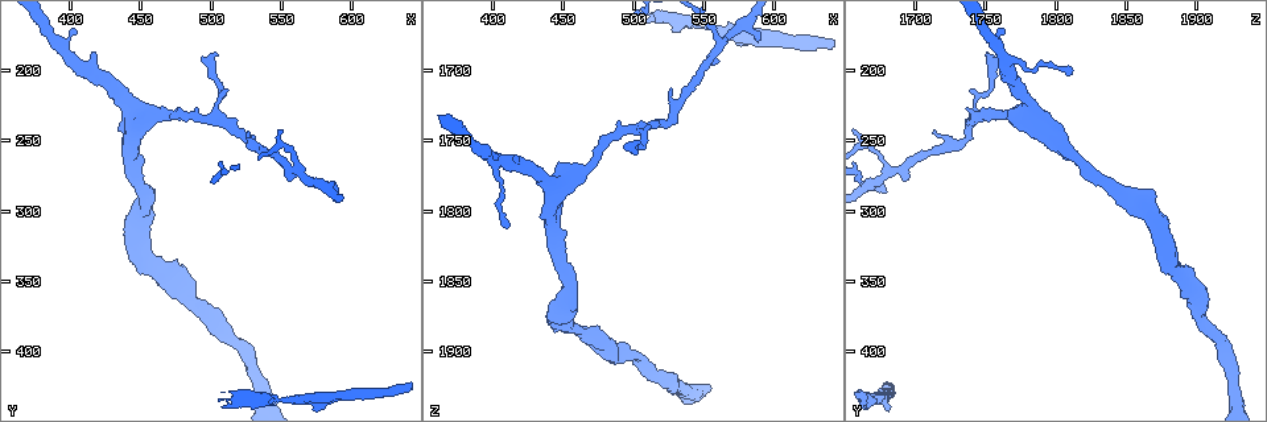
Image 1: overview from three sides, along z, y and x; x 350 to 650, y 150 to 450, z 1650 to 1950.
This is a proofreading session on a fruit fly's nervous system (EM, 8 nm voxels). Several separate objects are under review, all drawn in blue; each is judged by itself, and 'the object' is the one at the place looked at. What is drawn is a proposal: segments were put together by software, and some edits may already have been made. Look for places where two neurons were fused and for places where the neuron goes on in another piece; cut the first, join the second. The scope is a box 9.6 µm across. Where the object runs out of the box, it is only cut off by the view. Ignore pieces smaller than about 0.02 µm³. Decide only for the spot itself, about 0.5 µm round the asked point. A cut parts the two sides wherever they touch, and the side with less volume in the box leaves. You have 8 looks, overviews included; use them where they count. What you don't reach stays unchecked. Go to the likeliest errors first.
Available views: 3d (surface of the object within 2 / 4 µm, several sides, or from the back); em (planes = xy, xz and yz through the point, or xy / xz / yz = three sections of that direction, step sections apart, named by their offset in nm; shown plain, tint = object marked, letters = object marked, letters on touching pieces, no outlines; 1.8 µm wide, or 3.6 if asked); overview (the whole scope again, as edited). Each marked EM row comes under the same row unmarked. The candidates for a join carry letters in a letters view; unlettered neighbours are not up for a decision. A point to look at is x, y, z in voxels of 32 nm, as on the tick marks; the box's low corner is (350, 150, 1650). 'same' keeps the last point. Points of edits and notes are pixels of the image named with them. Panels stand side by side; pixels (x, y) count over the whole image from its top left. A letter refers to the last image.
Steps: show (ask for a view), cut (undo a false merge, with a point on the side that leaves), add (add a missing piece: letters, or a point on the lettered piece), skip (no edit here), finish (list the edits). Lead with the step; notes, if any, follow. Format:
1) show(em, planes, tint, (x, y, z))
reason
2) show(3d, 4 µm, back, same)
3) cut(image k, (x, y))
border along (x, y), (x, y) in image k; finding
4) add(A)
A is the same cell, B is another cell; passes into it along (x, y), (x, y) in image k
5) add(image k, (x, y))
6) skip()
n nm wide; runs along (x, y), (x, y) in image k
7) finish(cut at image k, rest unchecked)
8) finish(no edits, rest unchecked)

show(em, planes, letters, (506, 188, 1750))
thin end

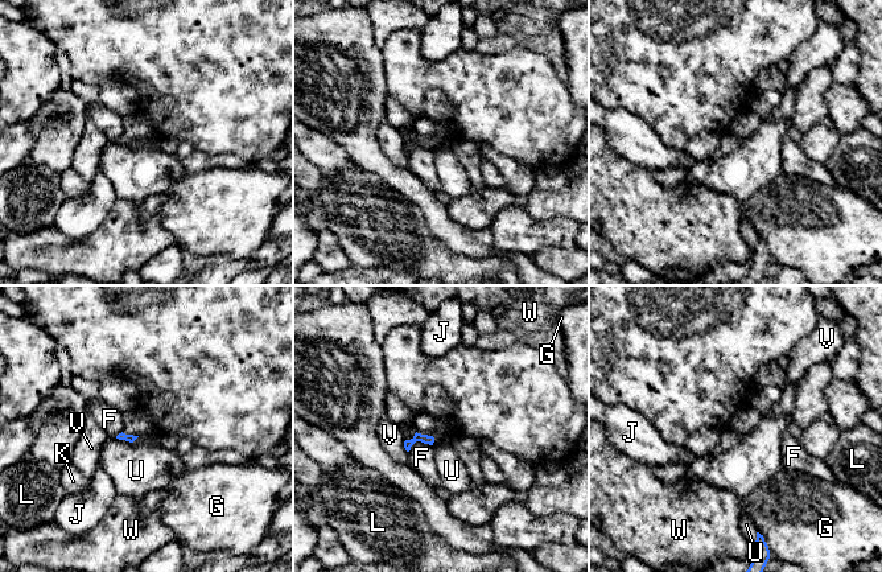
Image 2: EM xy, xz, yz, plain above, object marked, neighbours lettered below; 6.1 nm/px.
skip()
F, G, J, K, L, U, V and W are other cells; border along (115, 437), (132, 443) in image 2; no lettered piece goes on from it

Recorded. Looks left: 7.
show(em, 3.6 µm, planes, letters, (560, 270, 1684))
a fork

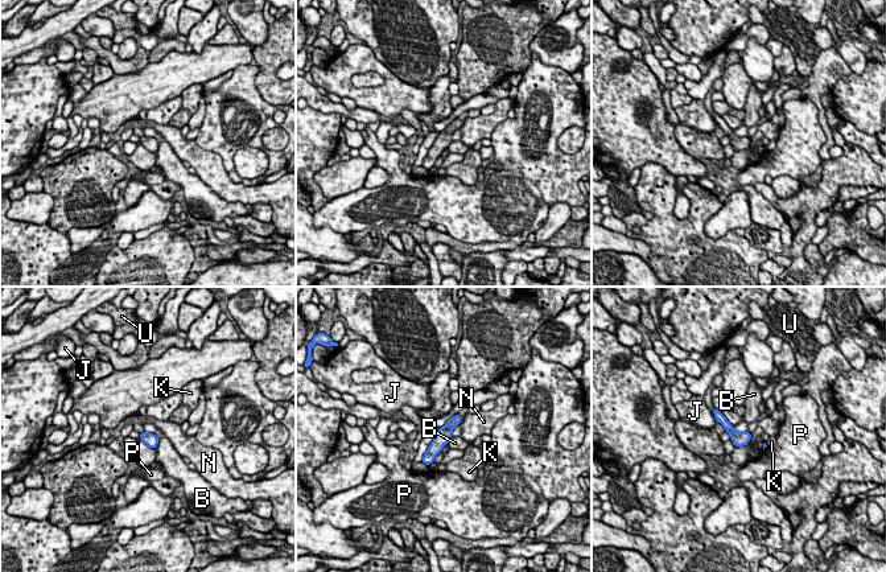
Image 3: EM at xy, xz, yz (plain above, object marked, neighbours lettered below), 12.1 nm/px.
skip()
N touches over 240 nm; B, J, K, N, P and U are other cells; runs along (457, 419), (445, 431), (425, 460) in image 3; one neuron here

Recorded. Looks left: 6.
show(em, xz, step 4, letters, (408, 204, 1810))
thin end

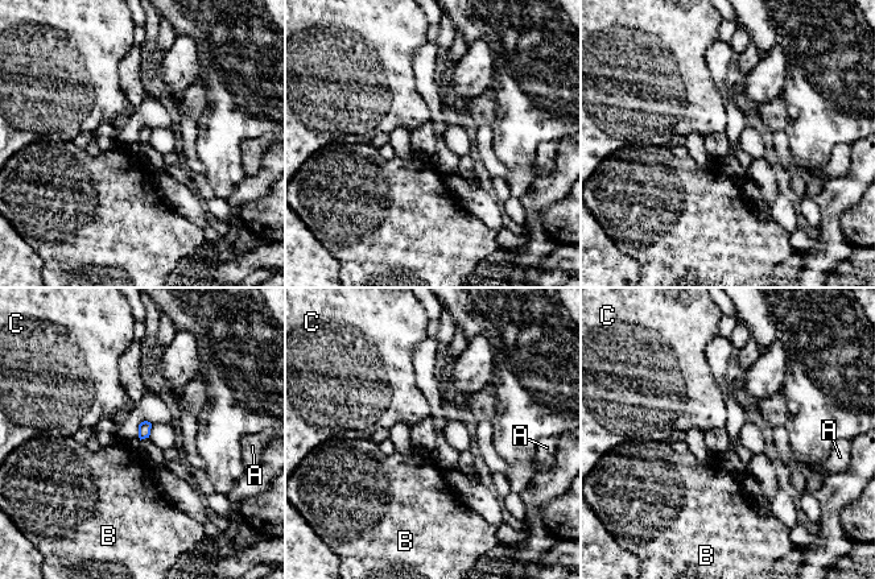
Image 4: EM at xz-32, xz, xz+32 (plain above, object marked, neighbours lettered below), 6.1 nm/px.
show(em, xy, step 4, letters, same)
cut it another way

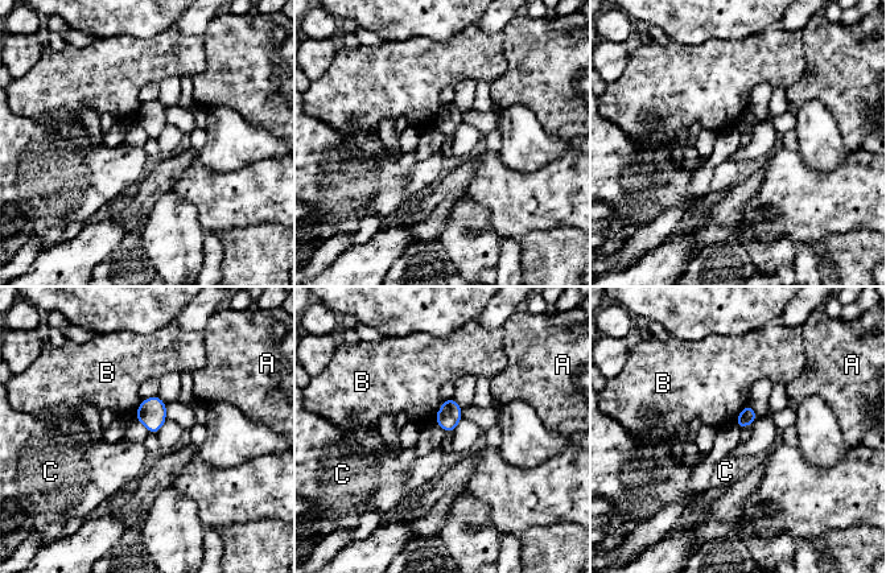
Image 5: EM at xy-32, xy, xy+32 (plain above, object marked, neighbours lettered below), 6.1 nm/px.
skip()
A, B and C are other cells; border along (445, 399), (433, 419) in image 5; no lettered piece goes on from it

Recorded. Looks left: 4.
finish(no edits, rest unchecked)

